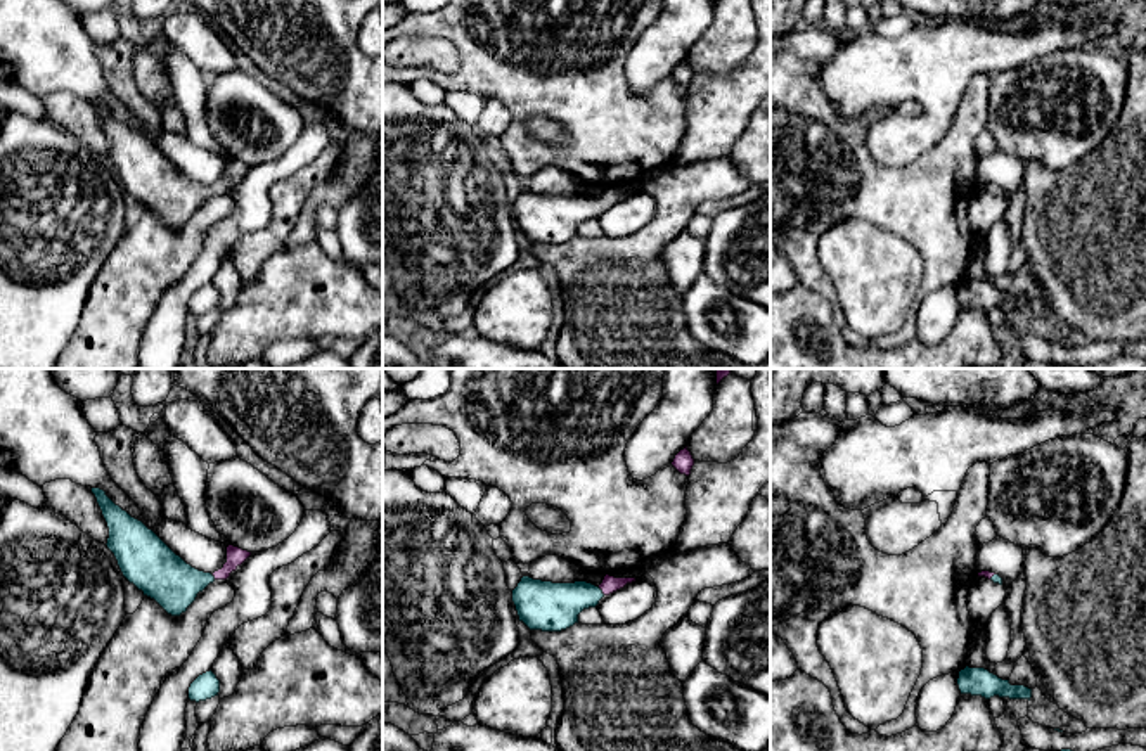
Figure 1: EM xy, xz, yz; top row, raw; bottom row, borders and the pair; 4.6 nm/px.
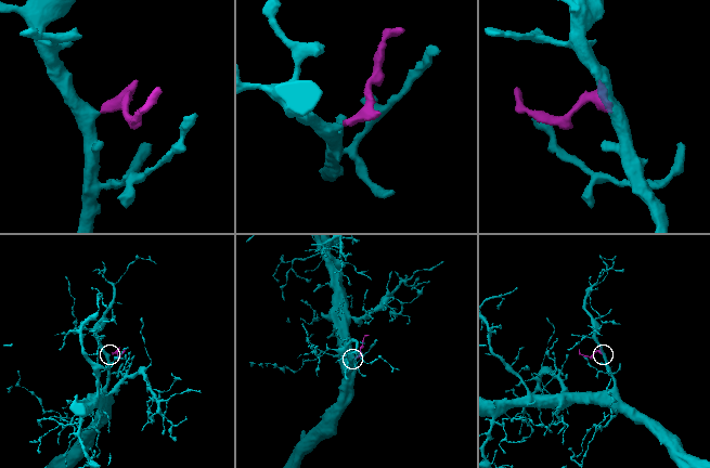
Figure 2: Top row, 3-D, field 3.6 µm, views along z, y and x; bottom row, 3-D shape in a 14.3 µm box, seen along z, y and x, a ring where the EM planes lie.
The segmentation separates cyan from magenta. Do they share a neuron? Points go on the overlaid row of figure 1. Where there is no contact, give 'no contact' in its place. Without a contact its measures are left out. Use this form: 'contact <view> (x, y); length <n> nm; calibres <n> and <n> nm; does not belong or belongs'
contact xz (601, 590); length 50 nm; calibres 220 and 80 nm; belongs

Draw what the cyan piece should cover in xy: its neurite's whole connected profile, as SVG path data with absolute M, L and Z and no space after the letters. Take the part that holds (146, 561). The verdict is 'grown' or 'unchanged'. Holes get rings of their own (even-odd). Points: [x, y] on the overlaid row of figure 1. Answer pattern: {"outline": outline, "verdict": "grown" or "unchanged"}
{"outline": "M92 488L109 528L107 549L123 576L168 614L180 616L215 580L227 580L251 552L227 547L227 562L211 573L199 571L177 555L152 530L116 505L104 490Z", "verdict": "grown"}

